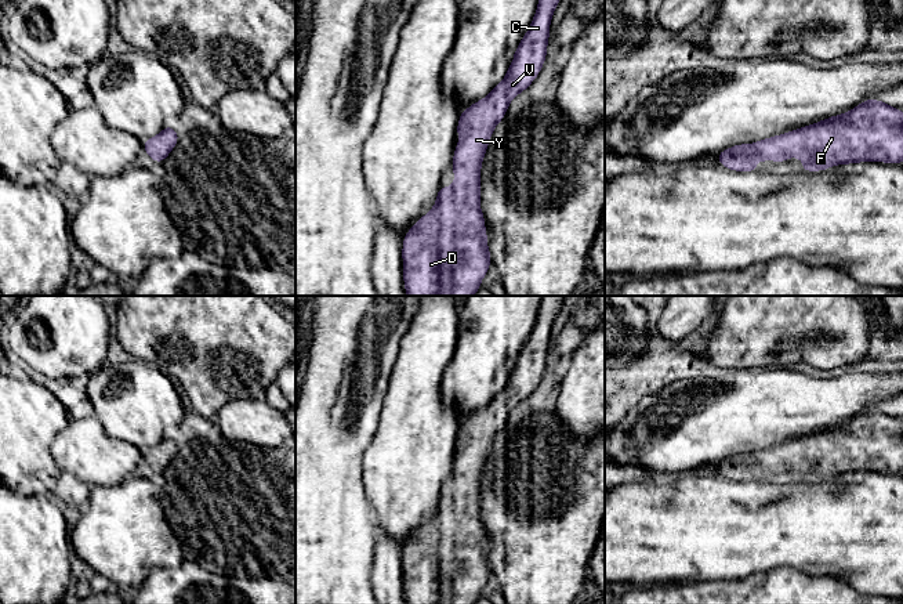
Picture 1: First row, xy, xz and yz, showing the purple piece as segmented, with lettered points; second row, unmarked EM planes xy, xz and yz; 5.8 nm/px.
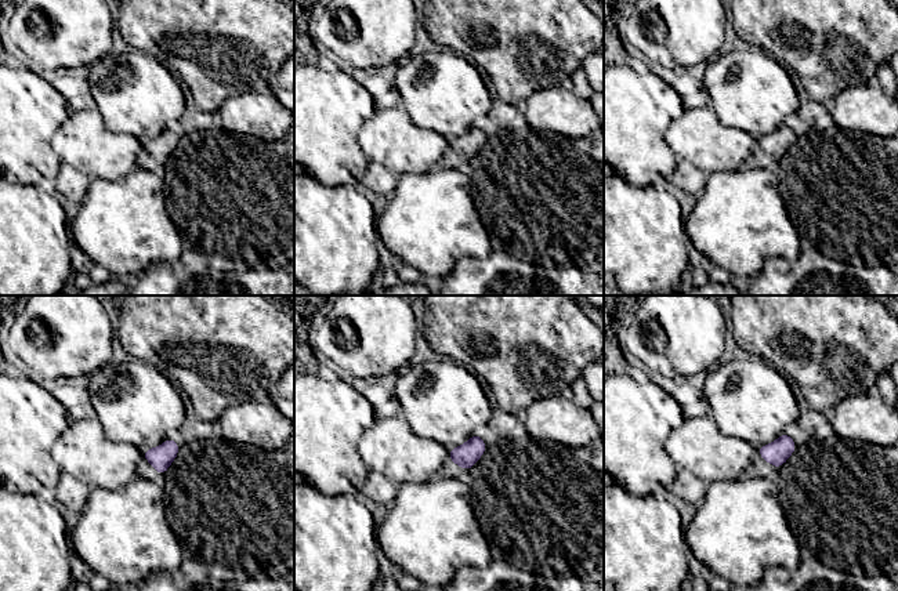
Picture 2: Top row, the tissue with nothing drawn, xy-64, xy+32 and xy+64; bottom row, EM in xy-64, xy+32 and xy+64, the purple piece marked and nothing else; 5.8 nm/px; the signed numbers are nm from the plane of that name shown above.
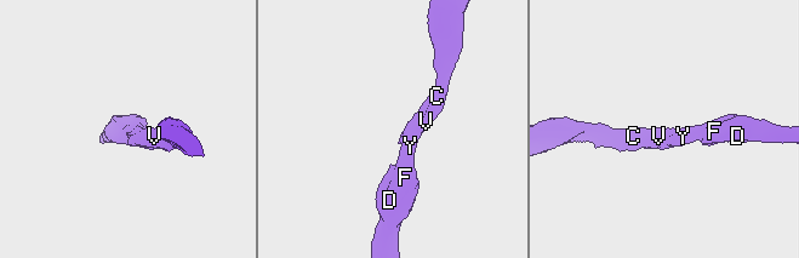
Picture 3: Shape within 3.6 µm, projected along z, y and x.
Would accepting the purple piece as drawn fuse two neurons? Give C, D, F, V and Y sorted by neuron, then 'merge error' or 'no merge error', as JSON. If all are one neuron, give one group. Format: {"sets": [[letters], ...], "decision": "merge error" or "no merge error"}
{"sets": [["C", "D", "F", "V", "Y"]], "decision": "no merge error"}

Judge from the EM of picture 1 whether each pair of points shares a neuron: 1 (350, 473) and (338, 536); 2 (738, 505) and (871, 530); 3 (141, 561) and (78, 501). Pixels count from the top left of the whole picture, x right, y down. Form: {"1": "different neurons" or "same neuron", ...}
{"1": "same neuron", "2": "same neuron", "3": "different neurons"}

